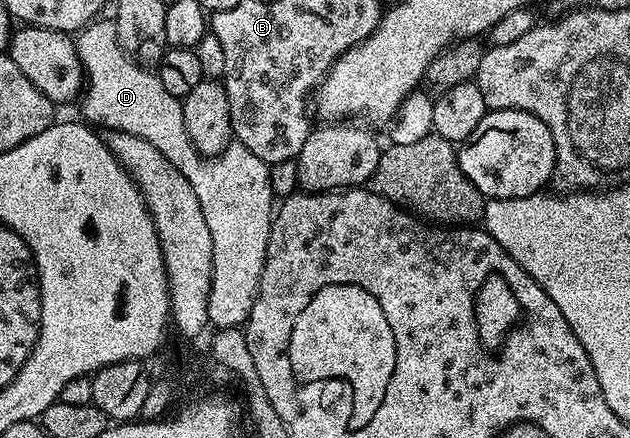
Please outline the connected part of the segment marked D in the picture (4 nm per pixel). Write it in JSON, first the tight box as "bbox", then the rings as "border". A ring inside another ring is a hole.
{"bbox":[76,20,276,329],"border":[[[95,20],[76,34],[84,71],[81,117],[103,131],[130,133],[146,140],[187,177],[200,200],[200,209],[212,236],[207,320],[217,329],[241,327],[252,312],[276,209],[274,186],[270,183],[271,167],[236,140],[213,156],[199,154],[184,128],[181,101],[165,90],[153,69],[131,58],[122,49],[114,21],[102,21]]]}

